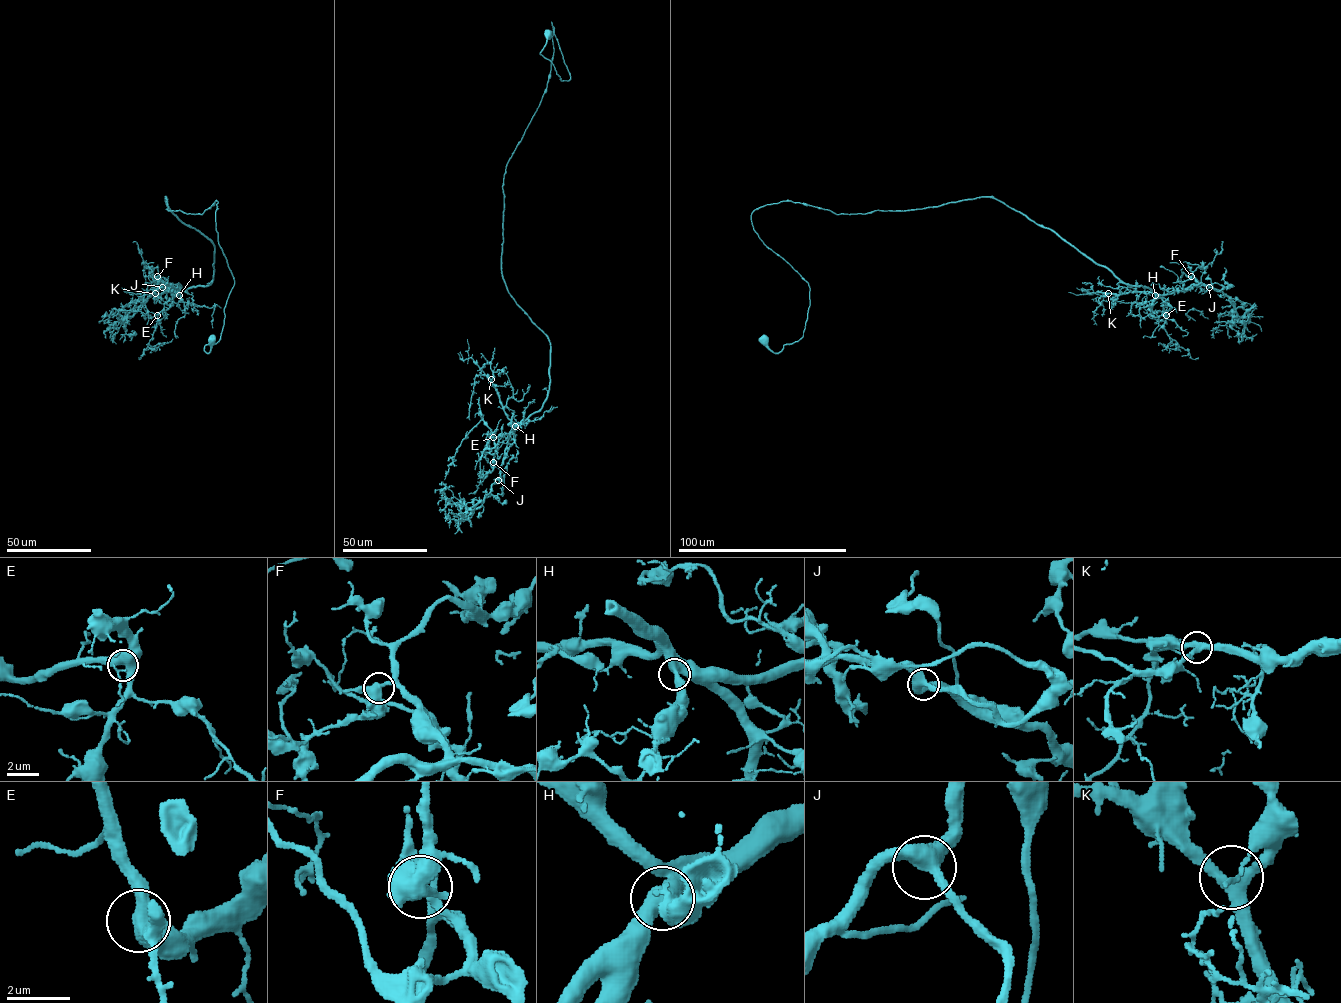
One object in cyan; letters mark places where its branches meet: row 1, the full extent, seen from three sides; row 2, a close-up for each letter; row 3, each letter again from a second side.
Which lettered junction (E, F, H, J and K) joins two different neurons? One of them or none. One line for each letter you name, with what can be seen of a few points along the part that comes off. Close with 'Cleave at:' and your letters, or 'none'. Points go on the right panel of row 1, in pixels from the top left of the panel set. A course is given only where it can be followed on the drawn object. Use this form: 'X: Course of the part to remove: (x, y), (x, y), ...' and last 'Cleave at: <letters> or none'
Cleave at: none

